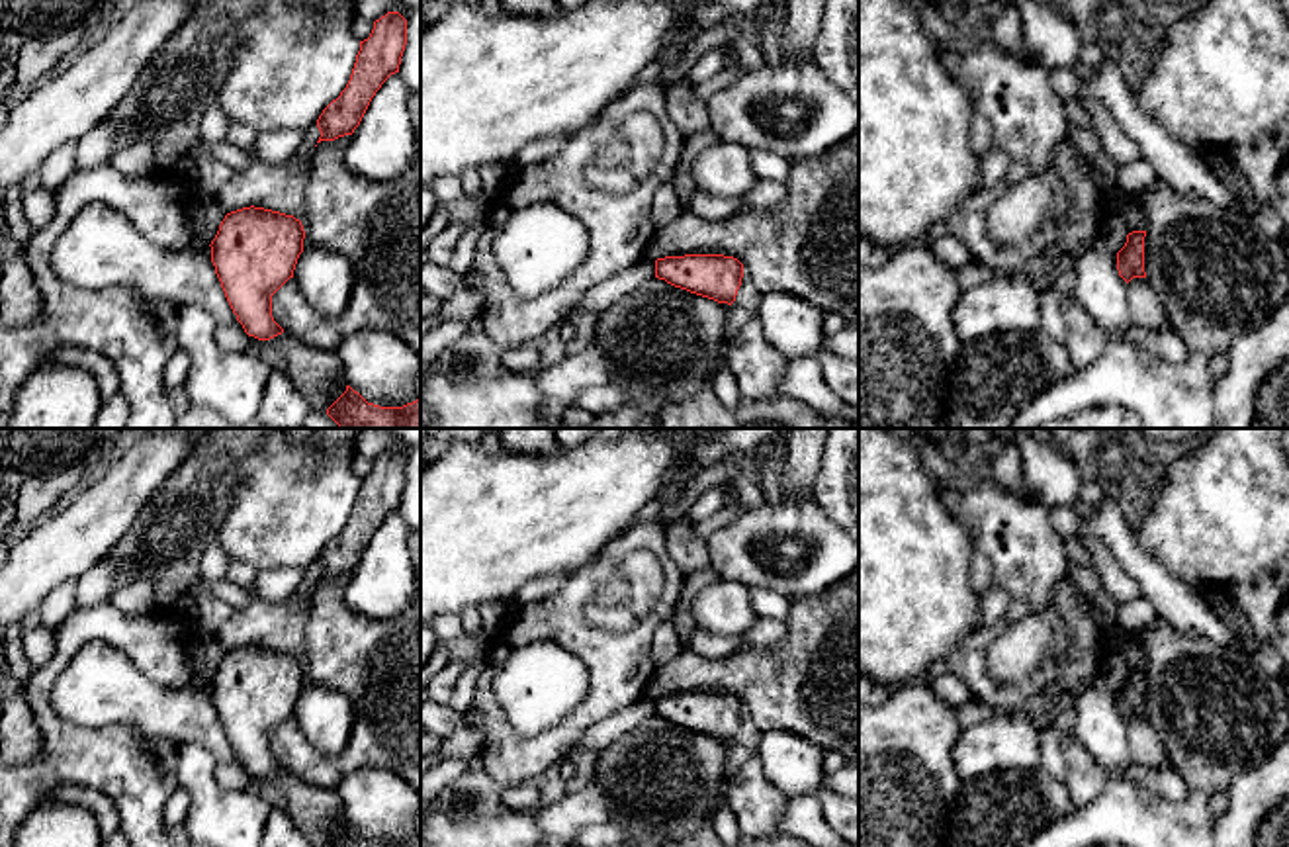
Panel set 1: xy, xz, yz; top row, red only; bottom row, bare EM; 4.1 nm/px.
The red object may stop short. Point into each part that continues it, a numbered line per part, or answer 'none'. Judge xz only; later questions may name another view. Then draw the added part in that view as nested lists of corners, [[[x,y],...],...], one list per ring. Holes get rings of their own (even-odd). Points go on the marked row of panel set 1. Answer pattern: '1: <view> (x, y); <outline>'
none

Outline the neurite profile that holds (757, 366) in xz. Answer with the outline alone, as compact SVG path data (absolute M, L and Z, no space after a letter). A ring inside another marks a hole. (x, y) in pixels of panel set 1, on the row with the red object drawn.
M757 315L726 340L724 350L743 399L784 399L780 381L788 360L763 336Z

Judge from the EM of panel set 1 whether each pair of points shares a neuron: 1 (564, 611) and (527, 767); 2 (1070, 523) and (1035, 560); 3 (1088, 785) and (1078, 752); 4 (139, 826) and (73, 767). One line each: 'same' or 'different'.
1: same
2: different
3: same
4: same

